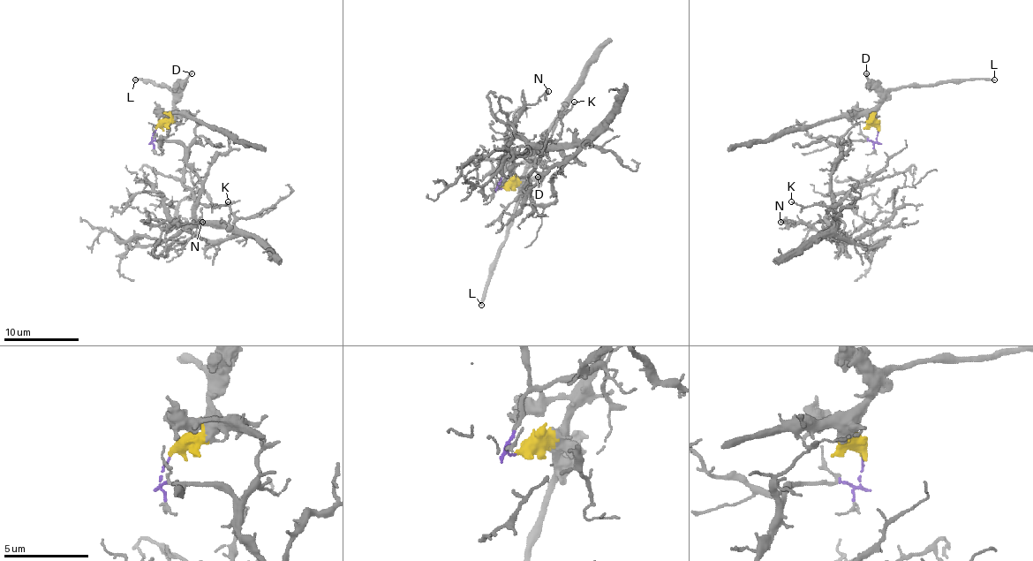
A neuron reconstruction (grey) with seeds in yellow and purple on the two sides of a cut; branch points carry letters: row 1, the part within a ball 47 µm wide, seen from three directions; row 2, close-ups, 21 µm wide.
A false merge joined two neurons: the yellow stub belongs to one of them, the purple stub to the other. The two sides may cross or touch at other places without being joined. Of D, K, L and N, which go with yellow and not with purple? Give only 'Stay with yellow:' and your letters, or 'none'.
Stay with yellow: D, L

